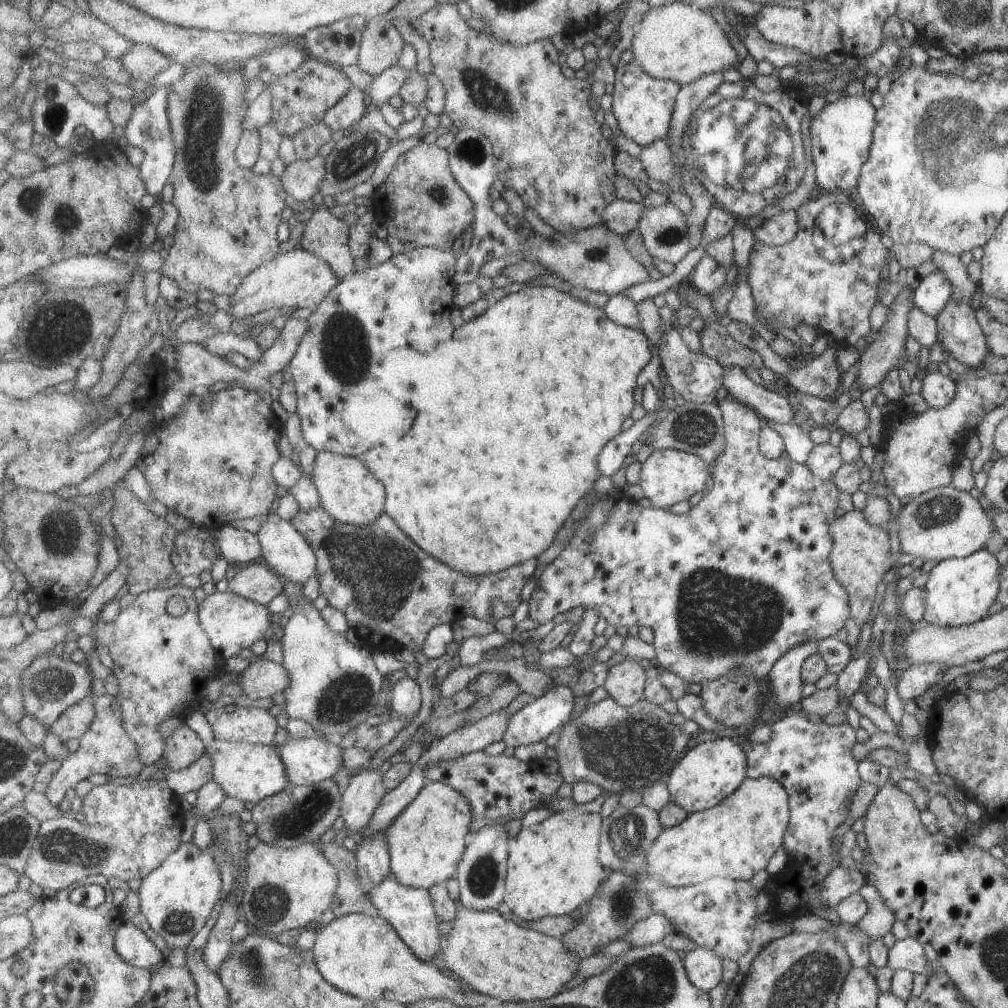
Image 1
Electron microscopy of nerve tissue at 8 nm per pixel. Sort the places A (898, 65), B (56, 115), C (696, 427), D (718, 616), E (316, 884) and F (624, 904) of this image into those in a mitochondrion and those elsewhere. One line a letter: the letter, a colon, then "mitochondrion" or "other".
A: other
B: mitochondrion
C: mitochondrion
D: mitochondrion
E: other
F: mitochondrion

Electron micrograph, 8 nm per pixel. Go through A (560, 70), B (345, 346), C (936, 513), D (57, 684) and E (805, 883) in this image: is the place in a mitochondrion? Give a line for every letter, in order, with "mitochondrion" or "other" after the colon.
A: other
B: mitochondrion
C: mitochondrion
D: mitochondrion
E: other

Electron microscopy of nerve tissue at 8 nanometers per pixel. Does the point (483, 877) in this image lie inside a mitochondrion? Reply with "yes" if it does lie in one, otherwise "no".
yes

